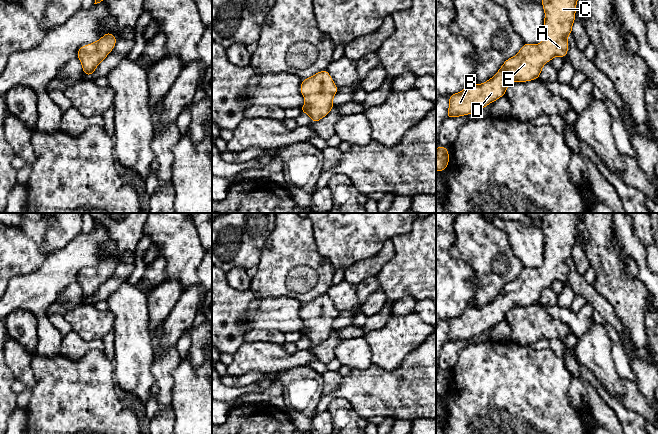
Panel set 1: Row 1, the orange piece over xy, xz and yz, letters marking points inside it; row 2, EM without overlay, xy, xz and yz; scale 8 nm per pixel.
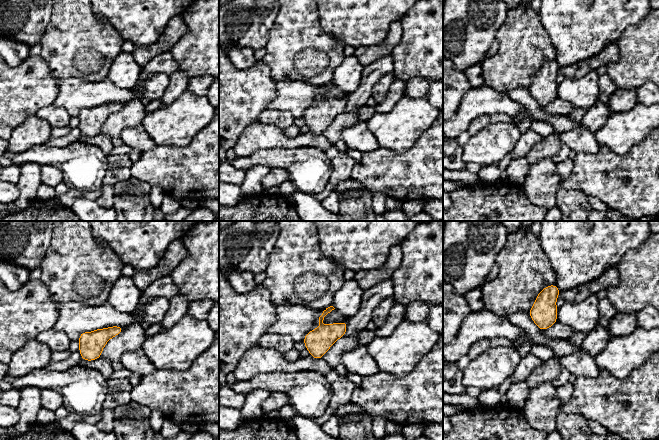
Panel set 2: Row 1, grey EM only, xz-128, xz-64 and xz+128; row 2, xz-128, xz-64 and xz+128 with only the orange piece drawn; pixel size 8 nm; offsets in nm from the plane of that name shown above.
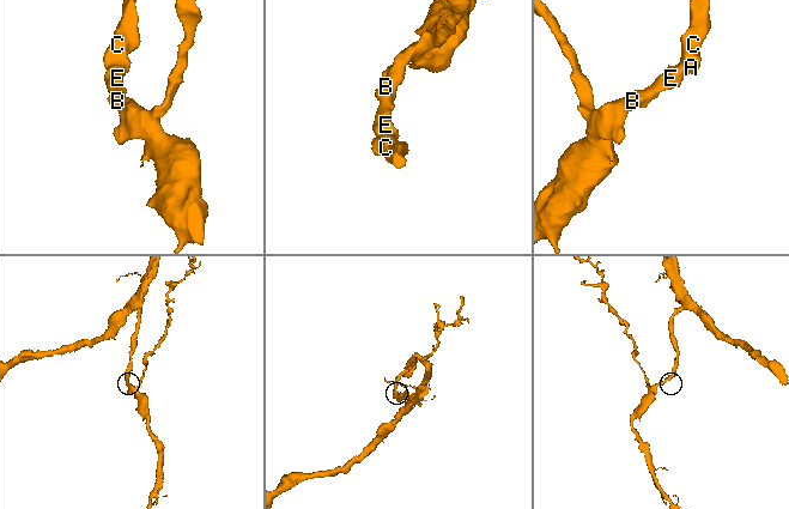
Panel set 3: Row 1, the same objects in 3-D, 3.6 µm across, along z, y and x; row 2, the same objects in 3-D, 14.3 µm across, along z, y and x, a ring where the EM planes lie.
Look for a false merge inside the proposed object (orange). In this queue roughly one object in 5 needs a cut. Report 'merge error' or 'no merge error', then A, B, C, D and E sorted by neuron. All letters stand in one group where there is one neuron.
no merge error; groups A B C D E

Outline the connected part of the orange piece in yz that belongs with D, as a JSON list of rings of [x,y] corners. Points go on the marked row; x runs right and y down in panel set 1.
[[[542,0],[545,12],[542,42],[539,45],[524,43],[515,56],[504,61],[492,78],[482,84],[467,84],[461,92],[449,95],[446,118],[478,112],[505,96],[510,84],[538,79],[547,62],[556,56],[566,58],[567,36],[572,35],[577,1]]]

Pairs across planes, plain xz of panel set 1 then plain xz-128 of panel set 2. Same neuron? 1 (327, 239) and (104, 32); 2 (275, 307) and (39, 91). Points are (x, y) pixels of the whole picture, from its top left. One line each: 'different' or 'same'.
1: different
2: different

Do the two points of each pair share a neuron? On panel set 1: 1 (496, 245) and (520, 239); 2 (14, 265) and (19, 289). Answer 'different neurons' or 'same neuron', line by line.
1: different neurons
2: different neurons

